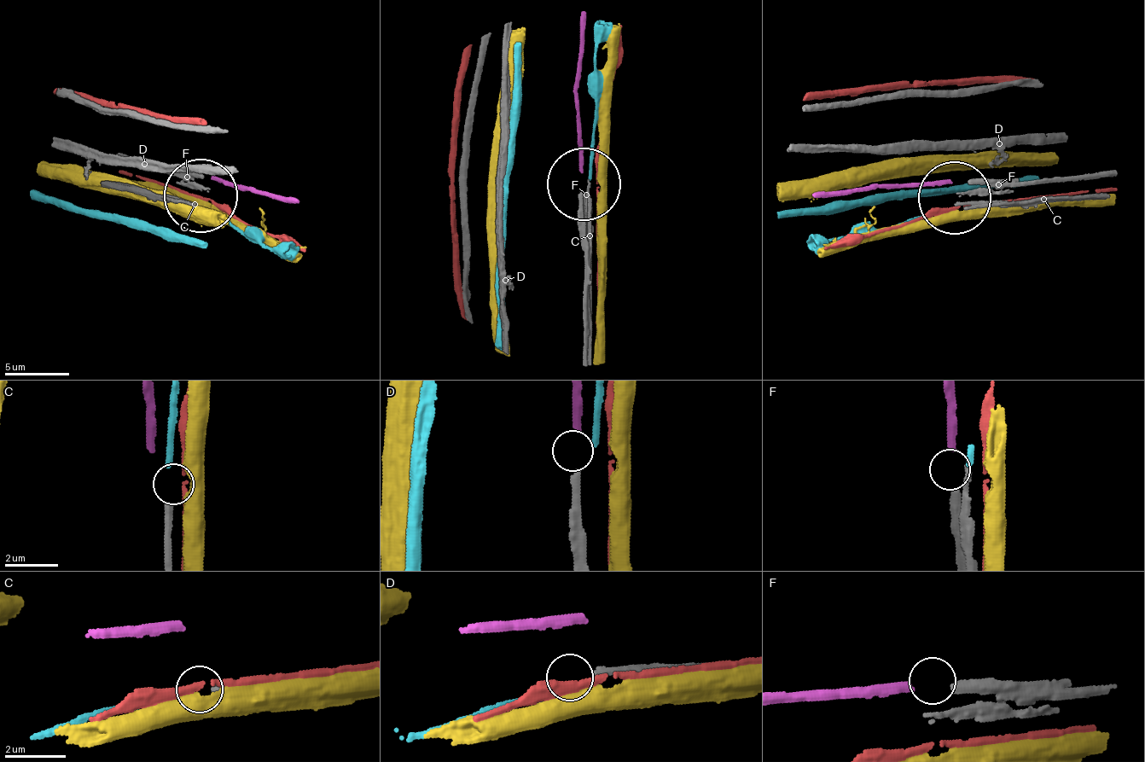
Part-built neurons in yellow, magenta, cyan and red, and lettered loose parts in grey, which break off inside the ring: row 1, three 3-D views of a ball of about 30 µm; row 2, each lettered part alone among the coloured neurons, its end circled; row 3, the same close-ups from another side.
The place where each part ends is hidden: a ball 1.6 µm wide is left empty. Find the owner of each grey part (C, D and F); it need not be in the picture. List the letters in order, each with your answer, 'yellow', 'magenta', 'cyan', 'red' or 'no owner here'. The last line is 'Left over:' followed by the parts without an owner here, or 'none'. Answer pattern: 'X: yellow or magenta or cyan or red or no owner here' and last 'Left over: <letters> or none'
C: cyan
D: no owner here
F: magenta
Left over: D

